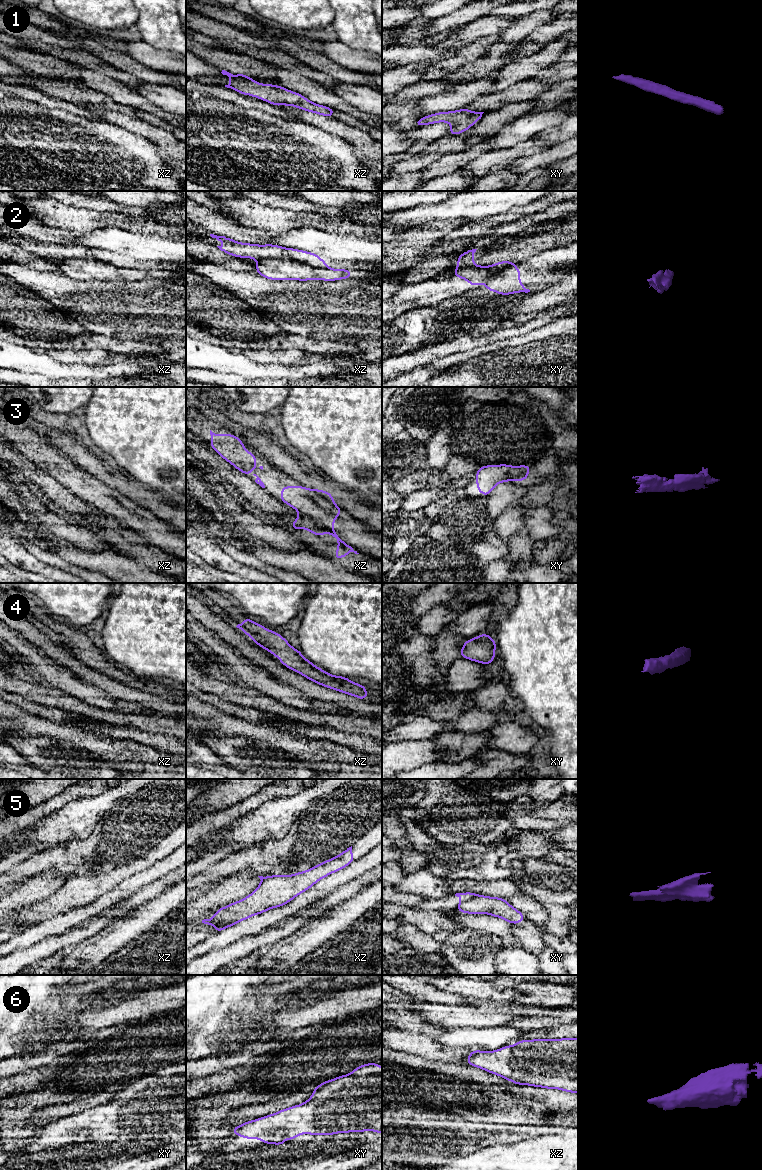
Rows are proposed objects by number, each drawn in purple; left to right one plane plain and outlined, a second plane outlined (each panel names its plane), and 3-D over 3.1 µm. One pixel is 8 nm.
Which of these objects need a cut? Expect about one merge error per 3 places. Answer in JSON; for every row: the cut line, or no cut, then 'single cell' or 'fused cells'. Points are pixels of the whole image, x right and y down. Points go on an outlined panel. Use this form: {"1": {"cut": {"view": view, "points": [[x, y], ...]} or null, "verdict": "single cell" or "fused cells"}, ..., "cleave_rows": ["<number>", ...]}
{"1": {"cut": null, "verdict": "single cell"}, "2": {"cut": {"view": "xz", "points": [[260, 260], [291, 259], [328, 268]]}, "verdict": "fused cells"}, "3": {"cut": null, "verdict": "single cell"}, "4": {"cut": null, "verdict": "single cell"}, "5": {"cut": {"view": "xy", "points": [[480, 895], [461, 902], [456, 908]]}, "verdict": "fused cells"}, "6": {"cut": null, "verdict": "single cell"}, "cleave_rows": ["2", "5"]}

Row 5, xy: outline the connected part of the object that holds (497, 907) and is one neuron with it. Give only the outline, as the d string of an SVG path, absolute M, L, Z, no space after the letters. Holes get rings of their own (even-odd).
M484 895L460 903L457 911L467 914L488 914L511 924L519 924L525 920L523 913L510 905L505 898Z

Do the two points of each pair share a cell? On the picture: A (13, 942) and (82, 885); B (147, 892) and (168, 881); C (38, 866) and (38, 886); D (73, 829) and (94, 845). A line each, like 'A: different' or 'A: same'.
A: different
B: same
C: different
D: different

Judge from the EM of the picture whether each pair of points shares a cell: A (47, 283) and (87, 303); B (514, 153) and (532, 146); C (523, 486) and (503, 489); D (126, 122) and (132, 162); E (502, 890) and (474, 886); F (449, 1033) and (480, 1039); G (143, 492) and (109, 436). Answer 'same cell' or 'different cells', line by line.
A: same cell
B: same cell
C: same cell
D: different cells
E: same cell
F: same cell
G: different cells

